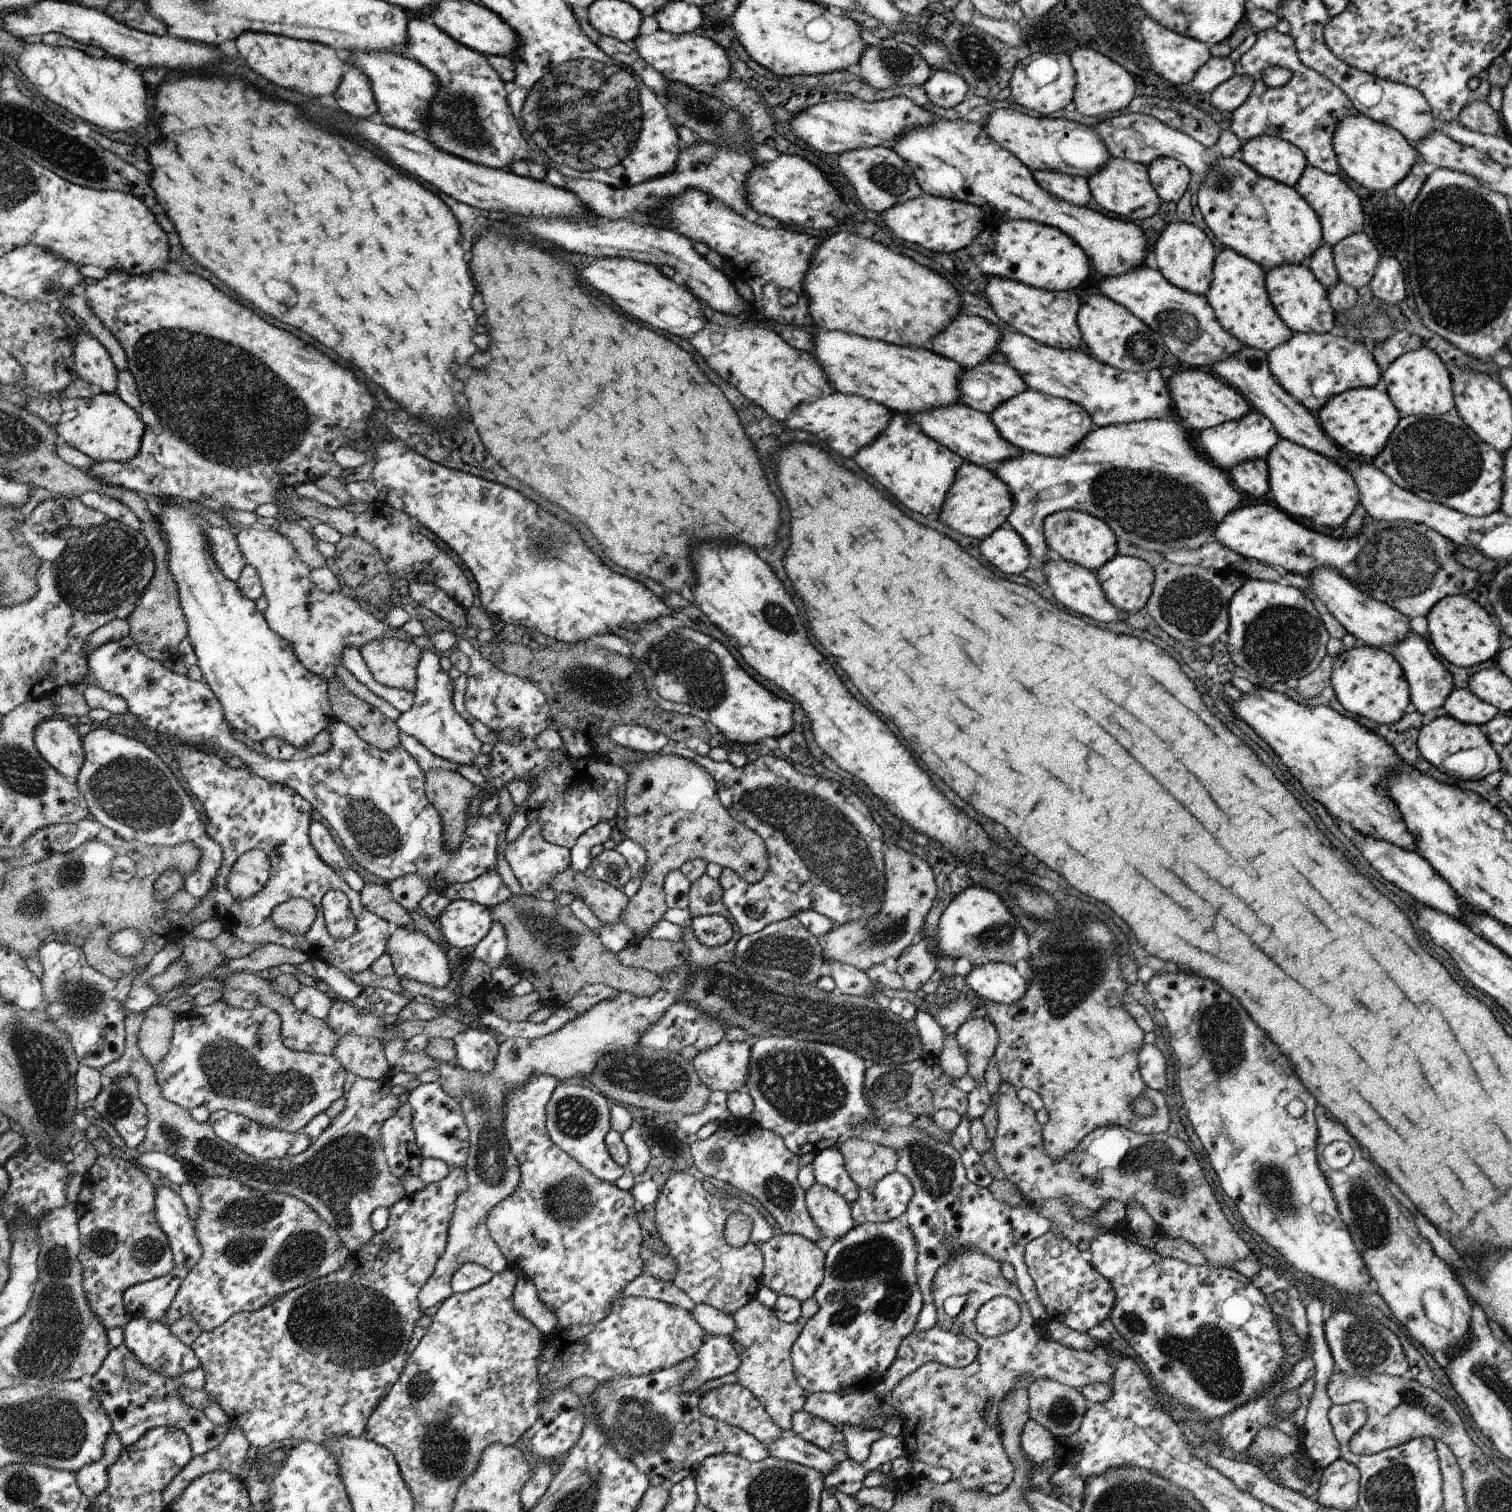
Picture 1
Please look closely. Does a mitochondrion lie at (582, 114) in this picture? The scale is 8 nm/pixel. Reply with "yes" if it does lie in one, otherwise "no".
yes

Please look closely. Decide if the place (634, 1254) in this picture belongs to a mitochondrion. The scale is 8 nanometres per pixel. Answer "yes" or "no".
no

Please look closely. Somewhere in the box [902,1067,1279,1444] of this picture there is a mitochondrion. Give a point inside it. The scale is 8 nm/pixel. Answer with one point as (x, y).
(1207, 1352)

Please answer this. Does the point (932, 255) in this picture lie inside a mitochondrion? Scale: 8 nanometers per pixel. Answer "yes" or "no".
no

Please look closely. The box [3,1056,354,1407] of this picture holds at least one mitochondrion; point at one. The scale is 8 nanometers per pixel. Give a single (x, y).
(51, 1345)

